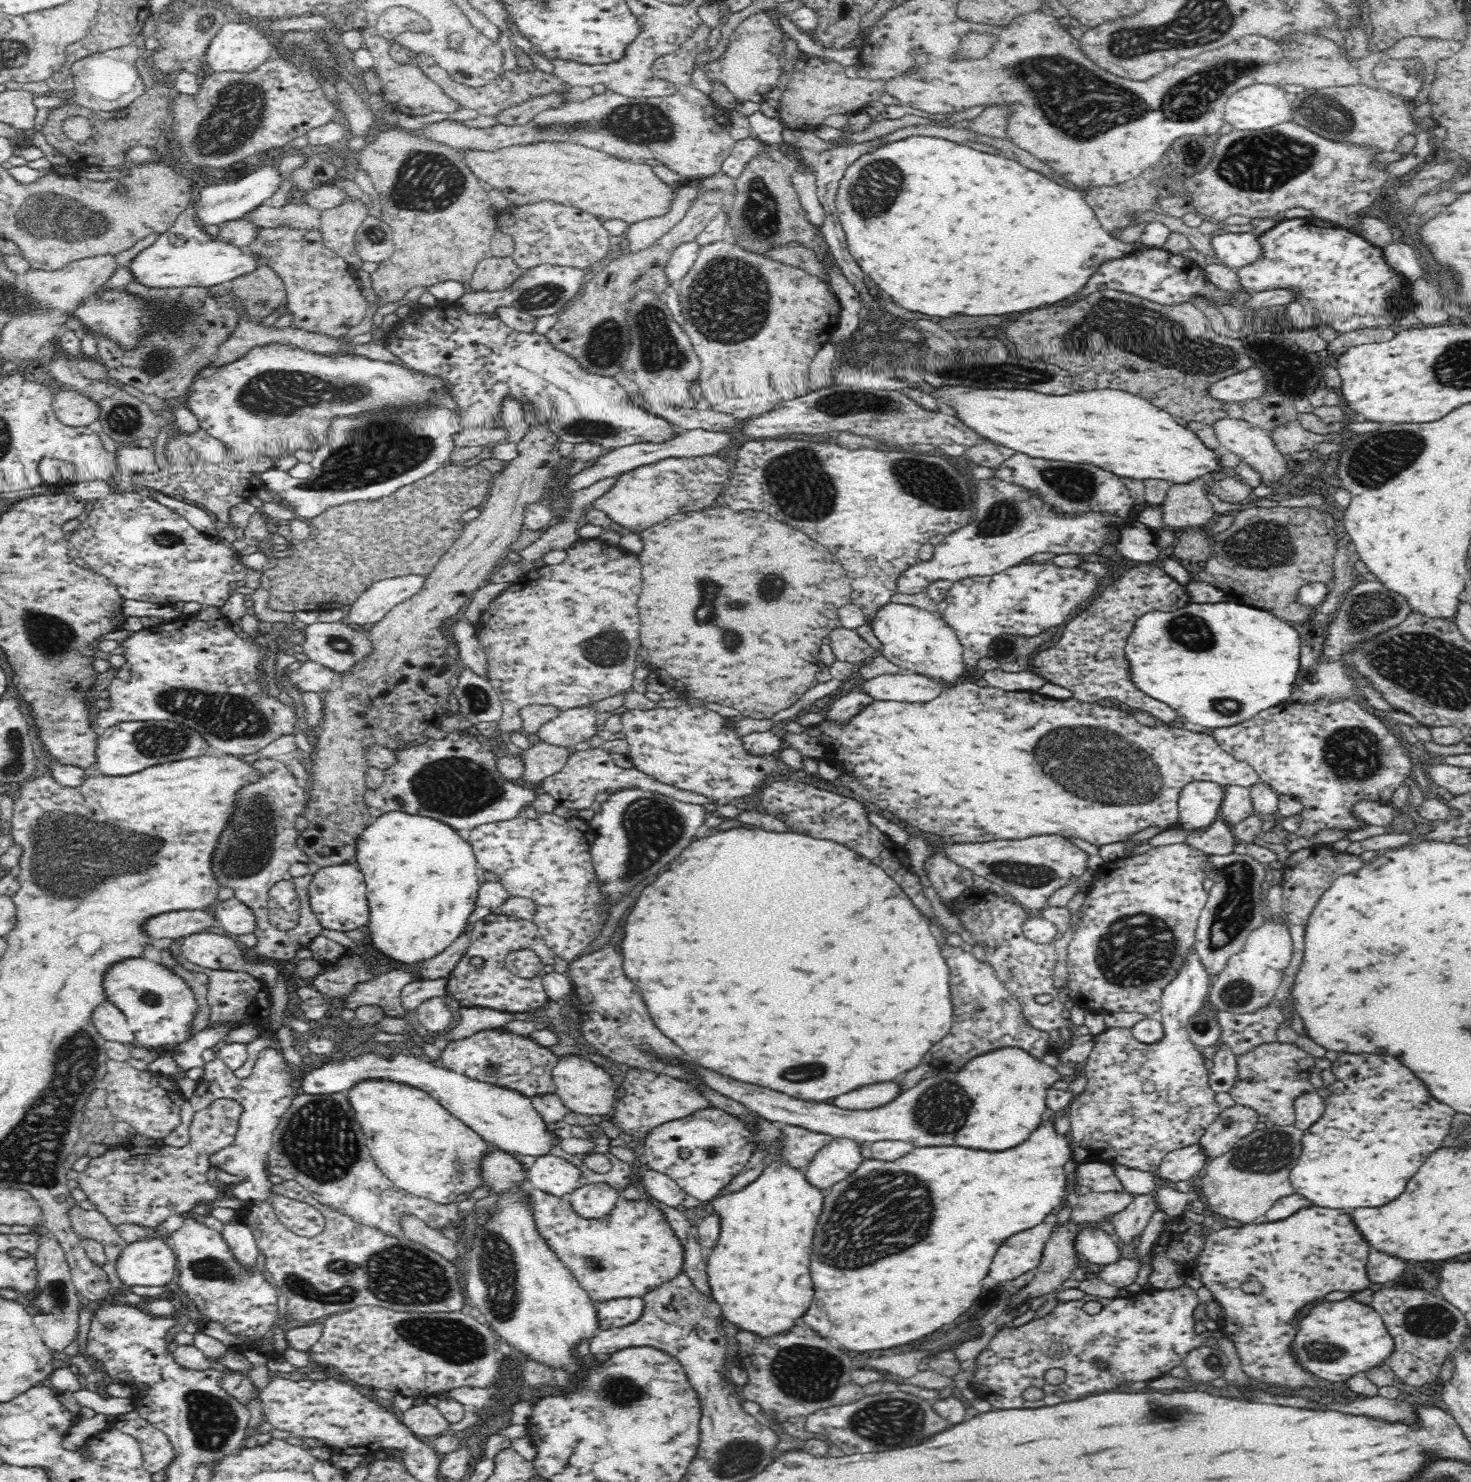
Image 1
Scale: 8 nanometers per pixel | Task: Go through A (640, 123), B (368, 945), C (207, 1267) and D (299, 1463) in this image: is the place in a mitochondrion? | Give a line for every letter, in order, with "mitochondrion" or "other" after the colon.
A: mitochondrion
B: other
C: mitochondrion
D: other

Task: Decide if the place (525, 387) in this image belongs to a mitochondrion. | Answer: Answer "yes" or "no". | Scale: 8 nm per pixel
no

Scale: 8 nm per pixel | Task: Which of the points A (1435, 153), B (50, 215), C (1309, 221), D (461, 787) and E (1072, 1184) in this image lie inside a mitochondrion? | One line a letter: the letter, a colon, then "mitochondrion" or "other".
A: other
B: mitochondrion
C: other
D: mitochondrion
E: other

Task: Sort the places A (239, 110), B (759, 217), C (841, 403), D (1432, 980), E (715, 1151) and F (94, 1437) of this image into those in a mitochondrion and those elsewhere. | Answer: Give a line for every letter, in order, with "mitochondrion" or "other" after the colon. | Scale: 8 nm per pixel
A: mitochondrion
B: mitochondrion
C: mitochondrion
D: other
E: mitochondrion
F: other

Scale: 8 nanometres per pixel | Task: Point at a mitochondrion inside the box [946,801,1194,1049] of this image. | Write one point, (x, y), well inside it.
(1134, 950)

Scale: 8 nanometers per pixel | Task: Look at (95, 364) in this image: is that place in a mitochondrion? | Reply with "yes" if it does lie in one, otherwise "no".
no

